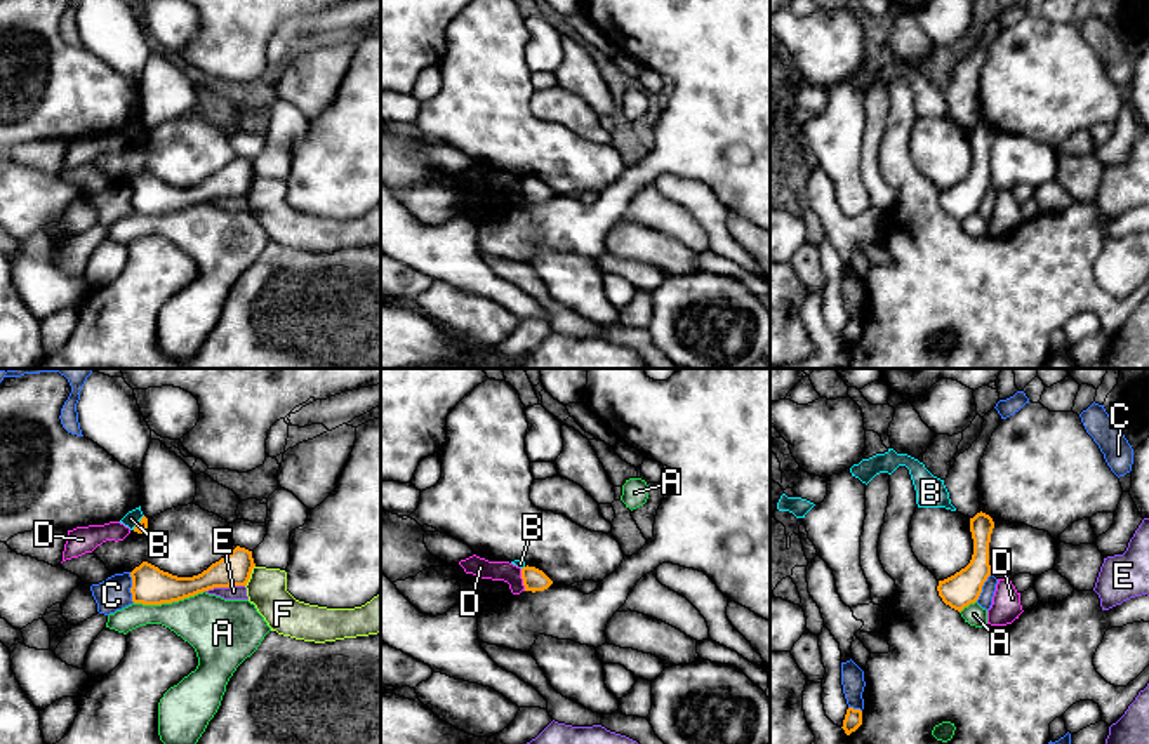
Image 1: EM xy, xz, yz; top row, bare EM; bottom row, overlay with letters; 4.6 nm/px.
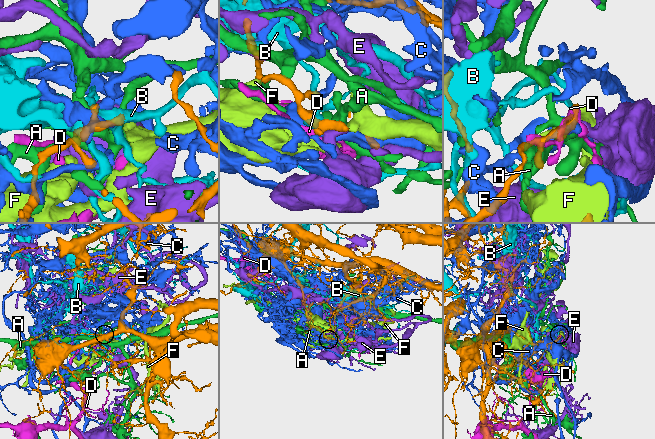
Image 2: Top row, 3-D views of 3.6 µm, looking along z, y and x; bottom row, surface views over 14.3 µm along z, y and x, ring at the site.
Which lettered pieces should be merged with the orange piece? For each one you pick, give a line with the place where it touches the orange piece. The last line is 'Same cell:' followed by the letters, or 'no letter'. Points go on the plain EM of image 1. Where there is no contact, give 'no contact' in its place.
Same cell: no letter

